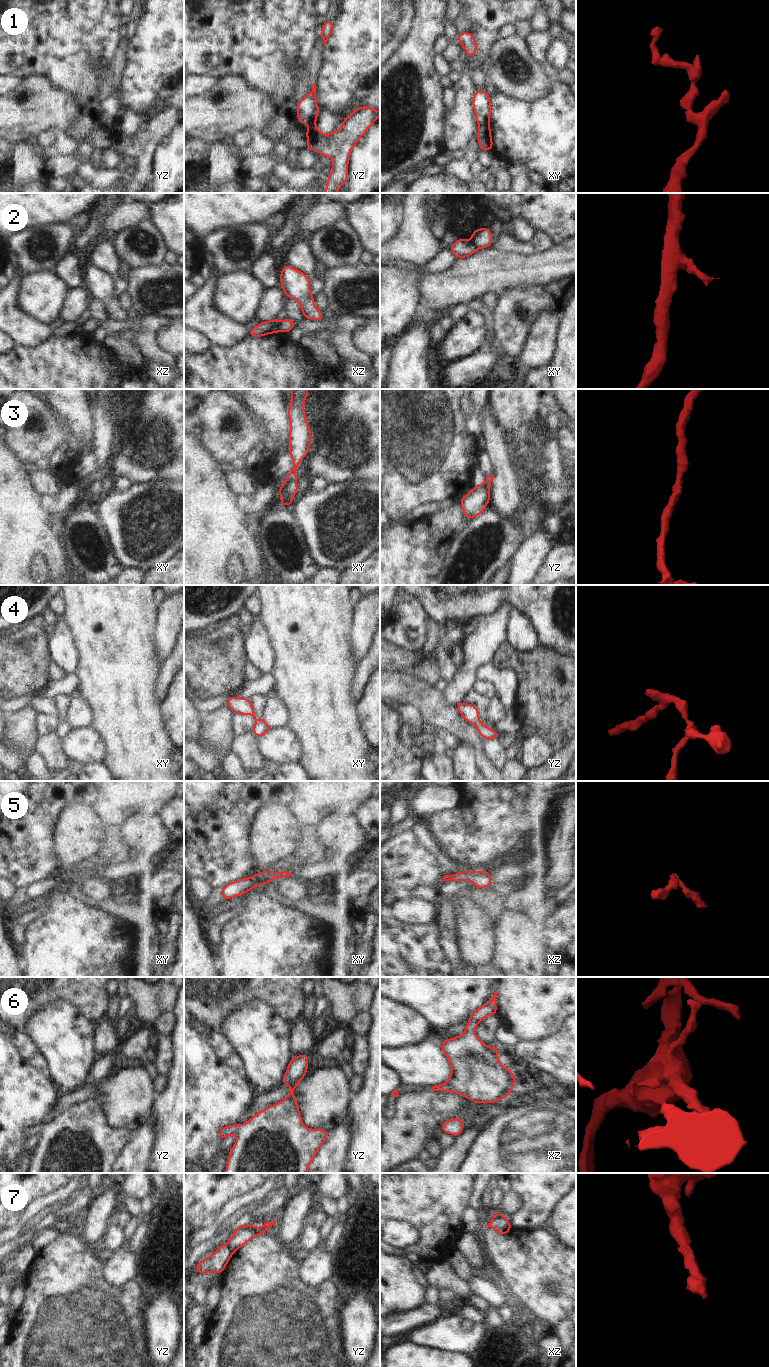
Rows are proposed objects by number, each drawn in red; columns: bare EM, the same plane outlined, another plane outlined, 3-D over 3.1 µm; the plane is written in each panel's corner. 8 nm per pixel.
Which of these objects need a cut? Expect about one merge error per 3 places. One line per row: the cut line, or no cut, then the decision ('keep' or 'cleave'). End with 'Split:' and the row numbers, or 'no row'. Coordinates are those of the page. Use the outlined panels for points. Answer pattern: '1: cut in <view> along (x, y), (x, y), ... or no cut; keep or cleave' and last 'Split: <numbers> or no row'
1: cut in xy along (488, 122), (480, 125); cleave
2: cut in xz along (280, 321), (279, 330); cleave
3: no cut; keep
4: no cut; keep
5: no cut; keep
6: no cut; keep
7: cut in yz along (226, 1243), (232, 1253); cleave
Split: 1, 2, 7

